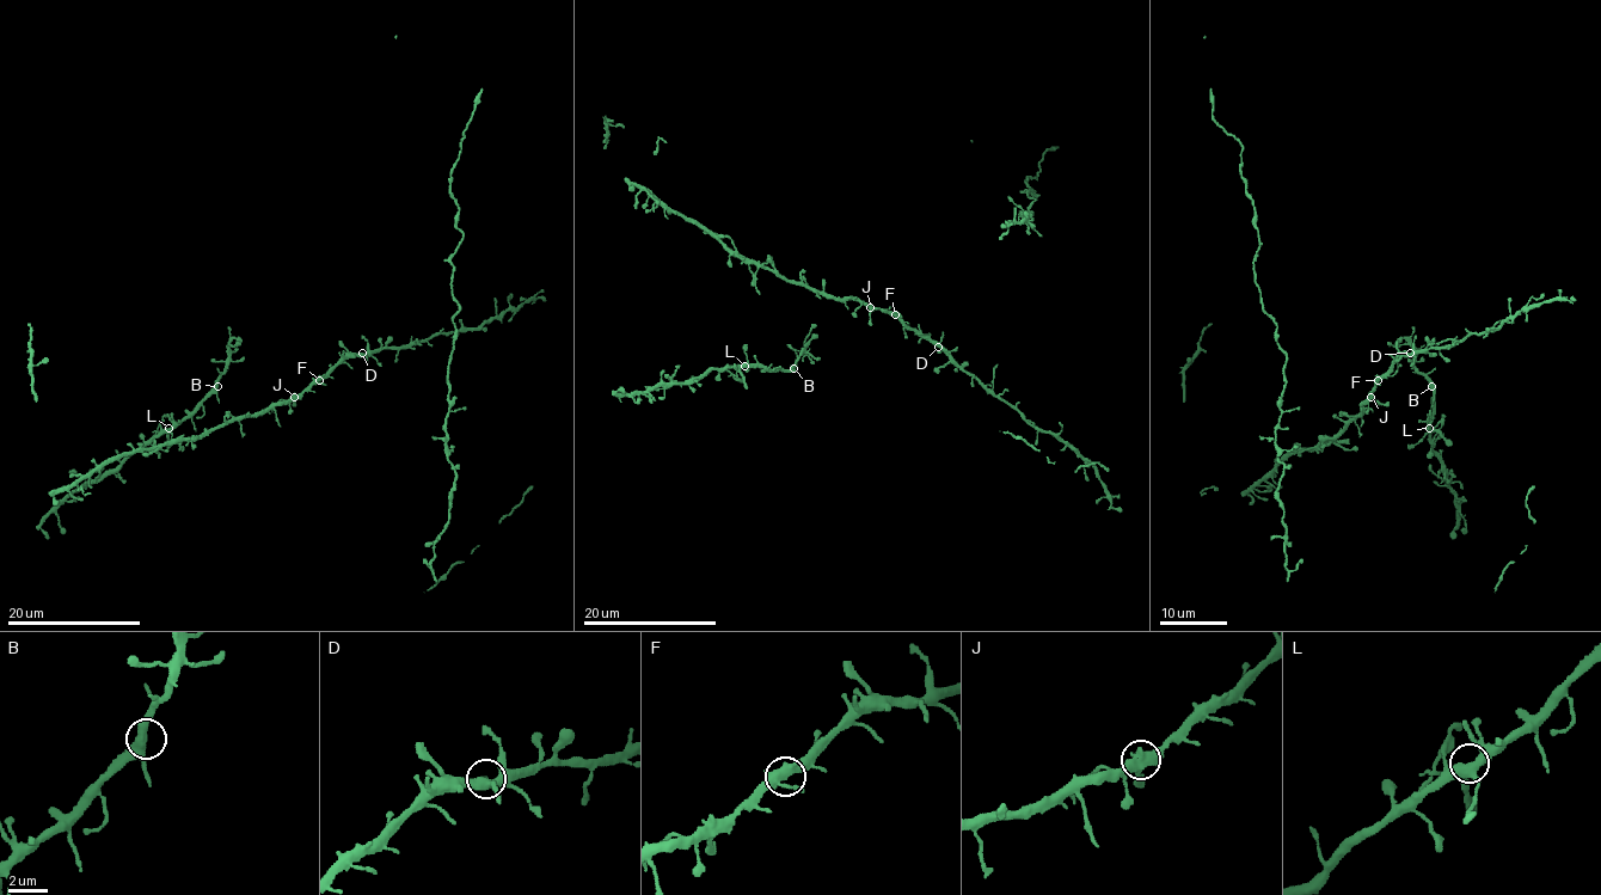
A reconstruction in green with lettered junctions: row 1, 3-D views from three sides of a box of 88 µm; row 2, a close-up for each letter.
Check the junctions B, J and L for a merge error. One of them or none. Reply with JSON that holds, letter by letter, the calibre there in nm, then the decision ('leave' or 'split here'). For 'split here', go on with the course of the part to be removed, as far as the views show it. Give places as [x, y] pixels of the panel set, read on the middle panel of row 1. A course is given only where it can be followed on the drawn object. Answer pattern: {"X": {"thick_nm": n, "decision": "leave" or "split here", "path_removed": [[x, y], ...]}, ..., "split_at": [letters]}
{"B": {"thick_nm": 400, "decision": "leave"}, "J": {"thick_nm": 400, "decision": "leave"}, "L": {"thick_nm": 420, "decision": "leave"}, "split_at": []}

